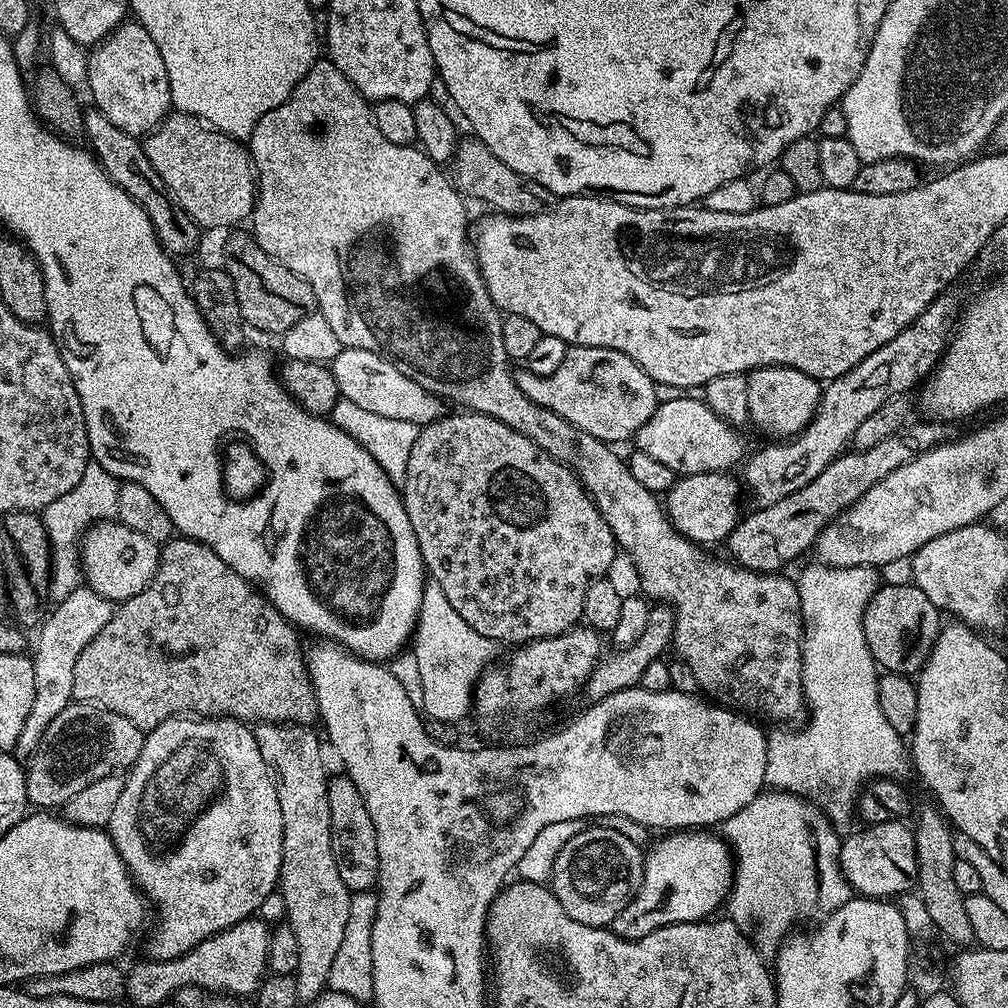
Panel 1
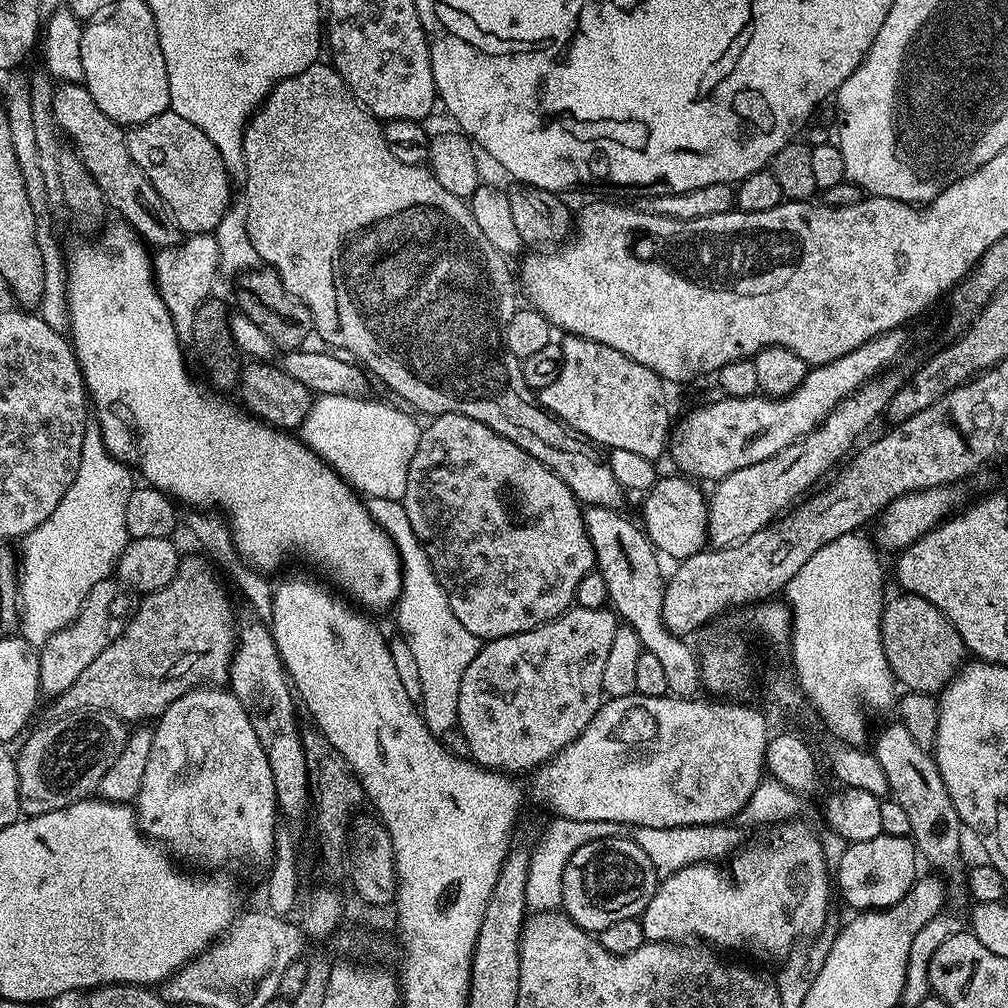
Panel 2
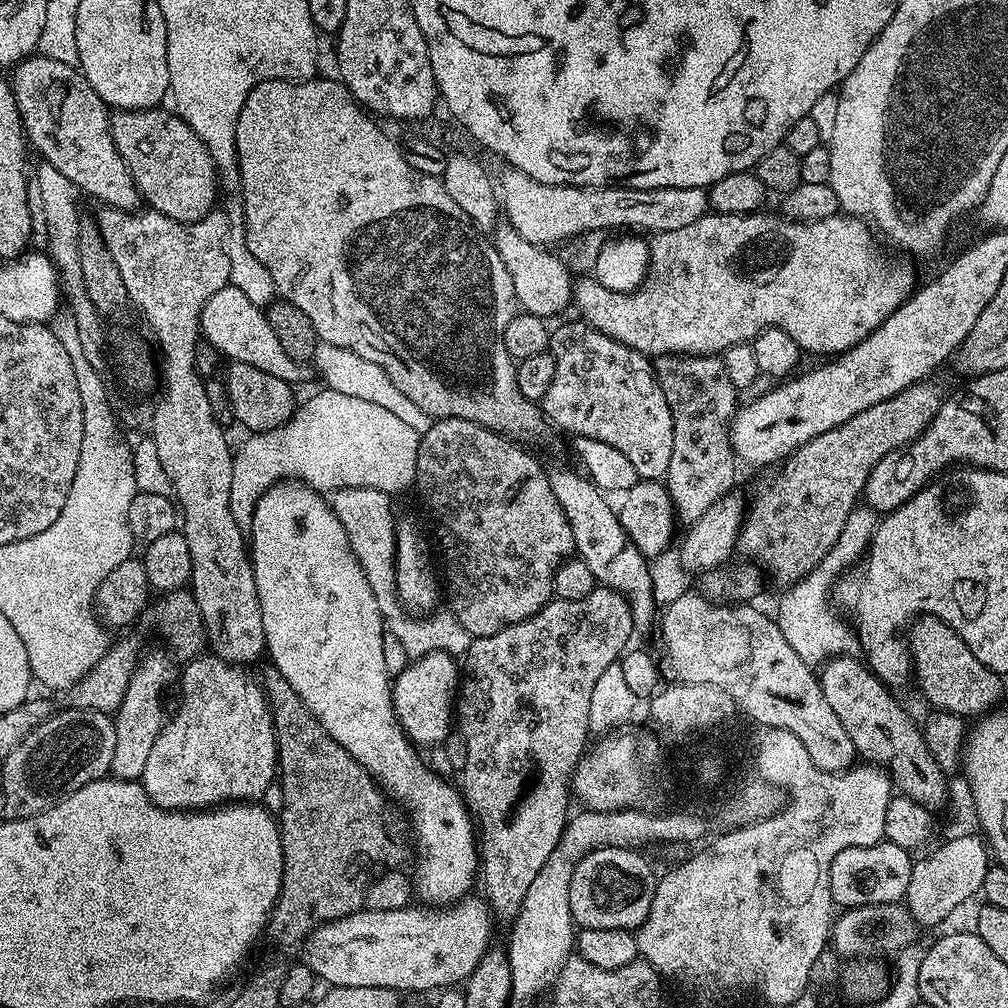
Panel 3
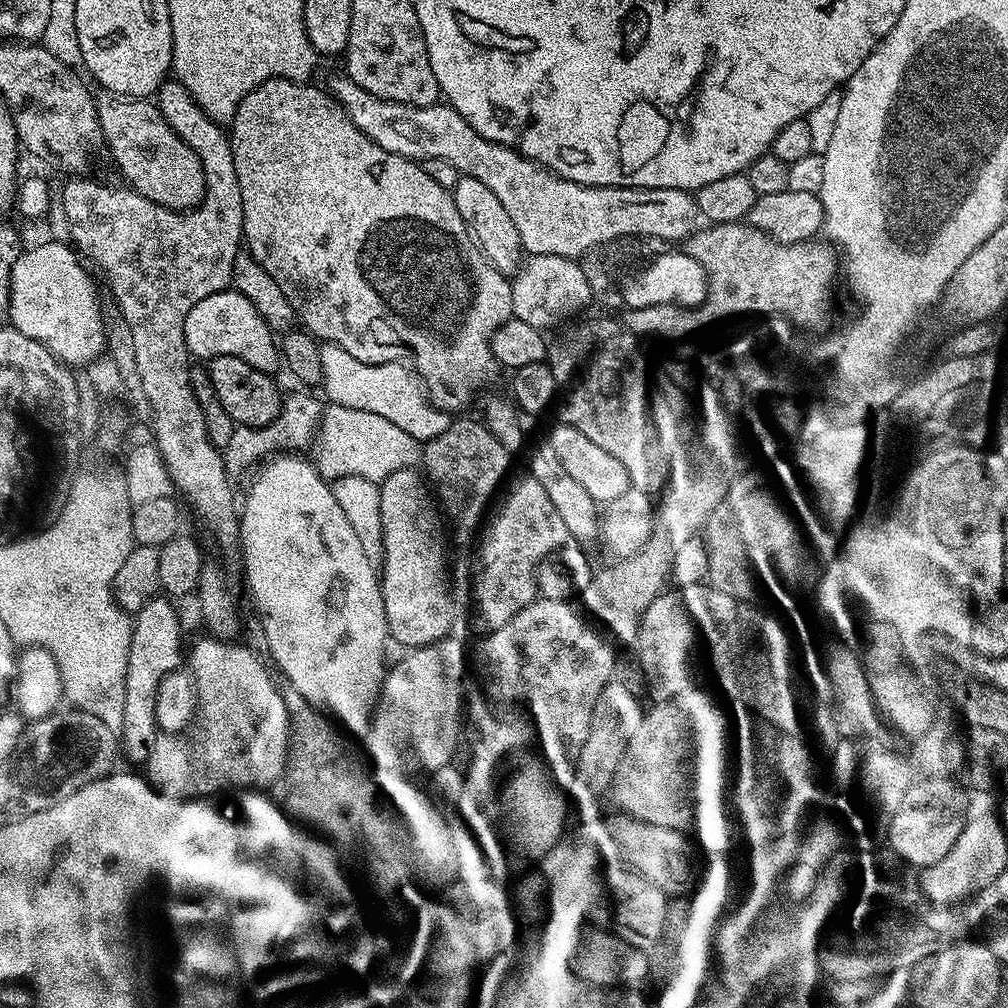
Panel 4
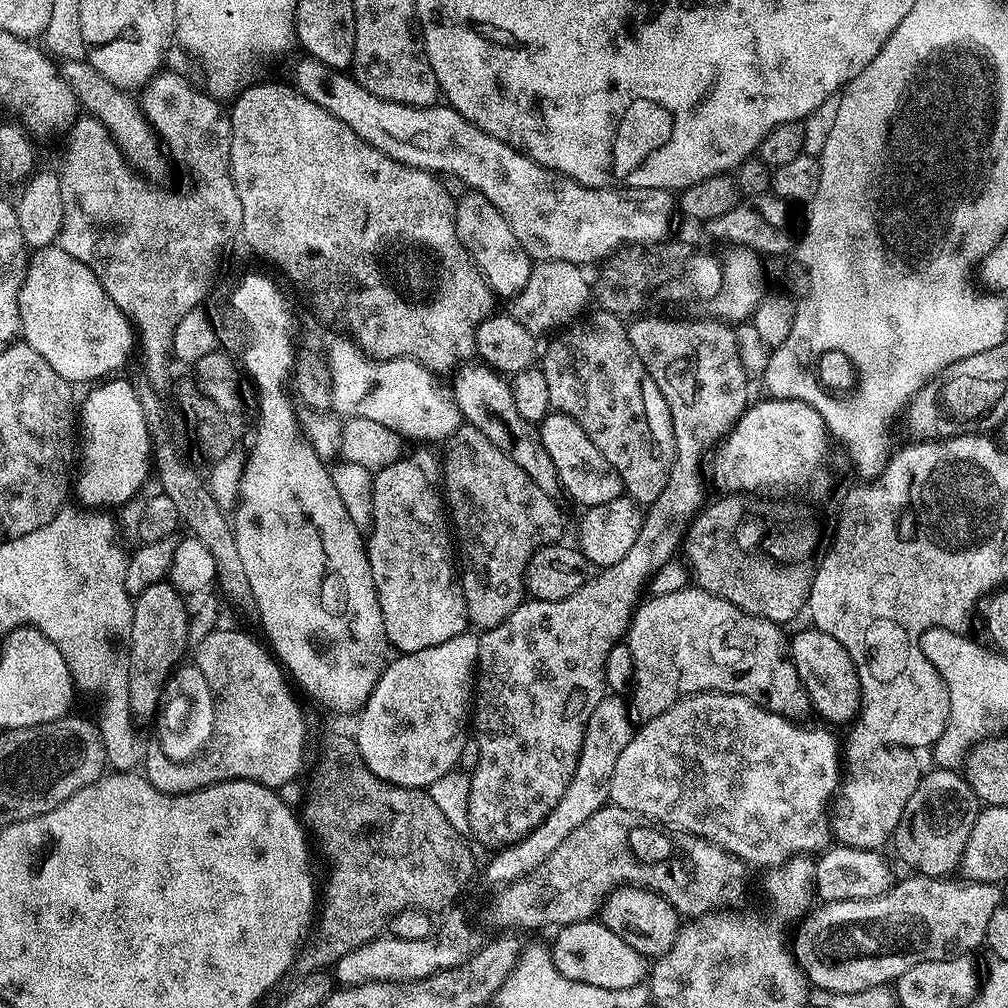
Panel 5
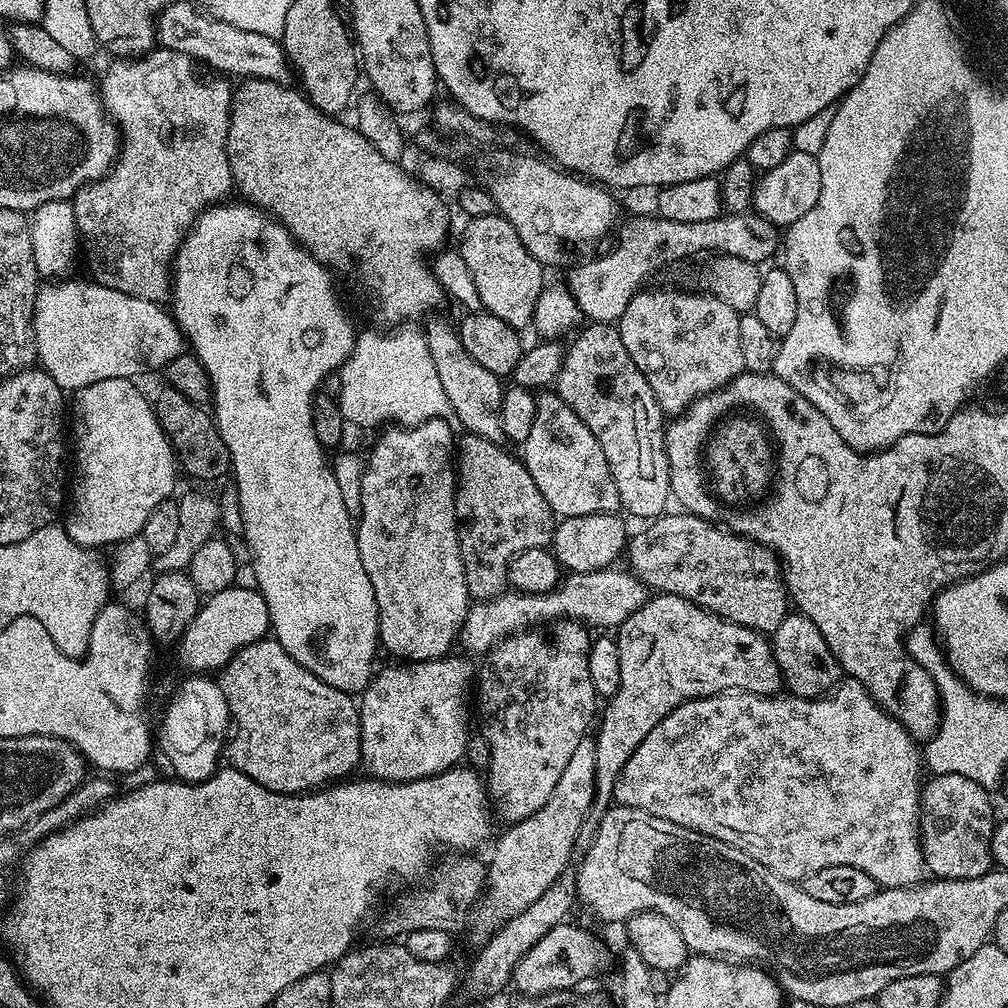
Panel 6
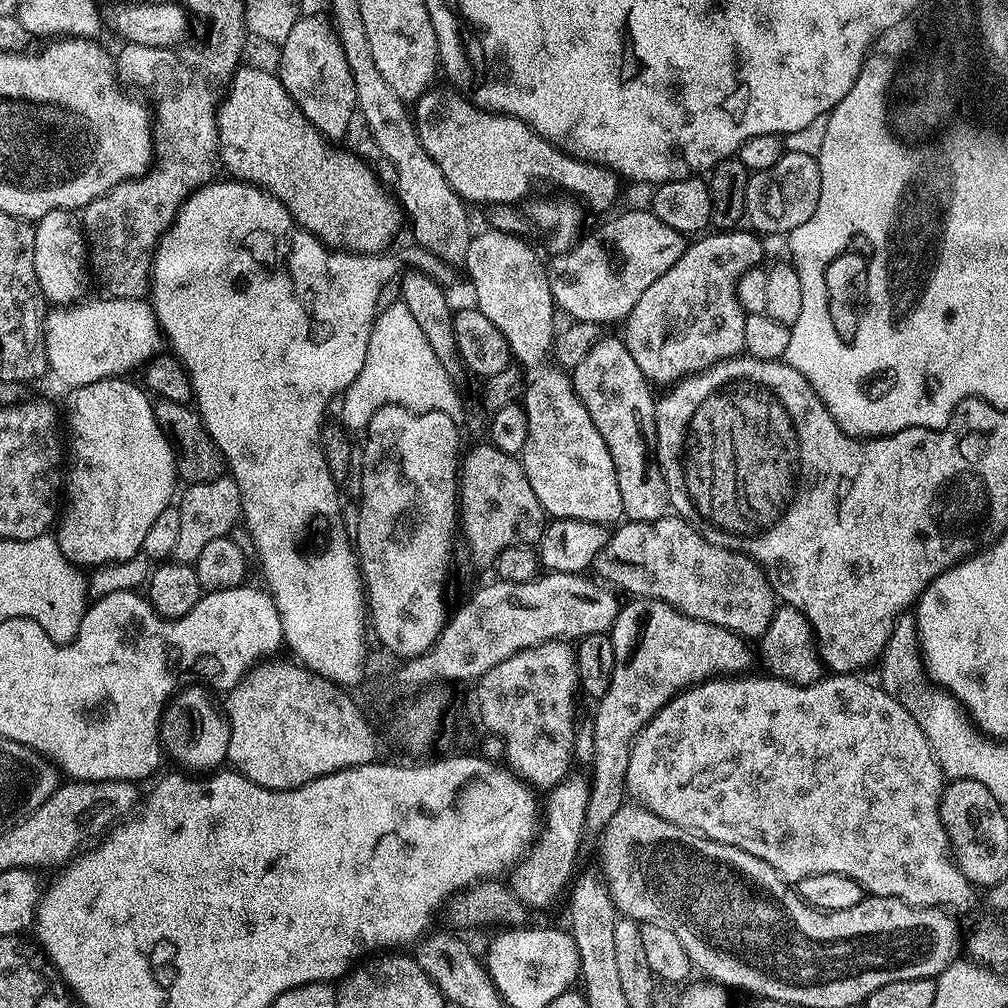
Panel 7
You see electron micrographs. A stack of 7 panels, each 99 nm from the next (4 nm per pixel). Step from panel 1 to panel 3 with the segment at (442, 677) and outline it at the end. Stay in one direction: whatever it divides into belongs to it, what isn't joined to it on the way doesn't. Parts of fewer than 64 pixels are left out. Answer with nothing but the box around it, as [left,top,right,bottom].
[330,486,472,660]

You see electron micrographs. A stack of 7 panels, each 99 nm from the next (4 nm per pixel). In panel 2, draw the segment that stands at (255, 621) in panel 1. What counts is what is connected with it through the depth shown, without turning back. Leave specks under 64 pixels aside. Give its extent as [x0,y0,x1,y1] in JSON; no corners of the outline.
[48,554,238,722]

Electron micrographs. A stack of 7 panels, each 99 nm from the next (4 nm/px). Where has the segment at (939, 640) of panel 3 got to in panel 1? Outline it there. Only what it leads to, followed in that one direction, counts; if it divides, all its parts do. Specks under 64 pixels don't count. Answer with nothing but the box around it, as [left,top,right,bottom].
[862,583,942,677]

